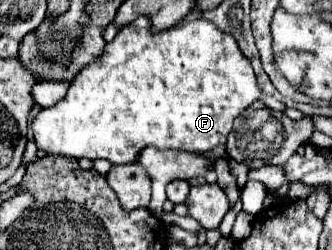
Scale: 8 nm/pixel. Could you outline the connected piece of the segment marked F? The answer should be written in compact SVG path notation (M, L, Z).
M142 16L122 28L114 42L106 44L104 56L98 62L92 62L76 74L62 102L38 112L32 122L32 130L38 150L44 150L46 156L90 160L106 158L112 164L130 164L146 146L156 146L162 150L174 148L188 152L208 152L214 146L224 144L236 116L254 100L264 100L268 108L284 112L283 103L273 97L262 96L250 60L240 52L236 40L230 34L202 18L152 34L150 20Z

